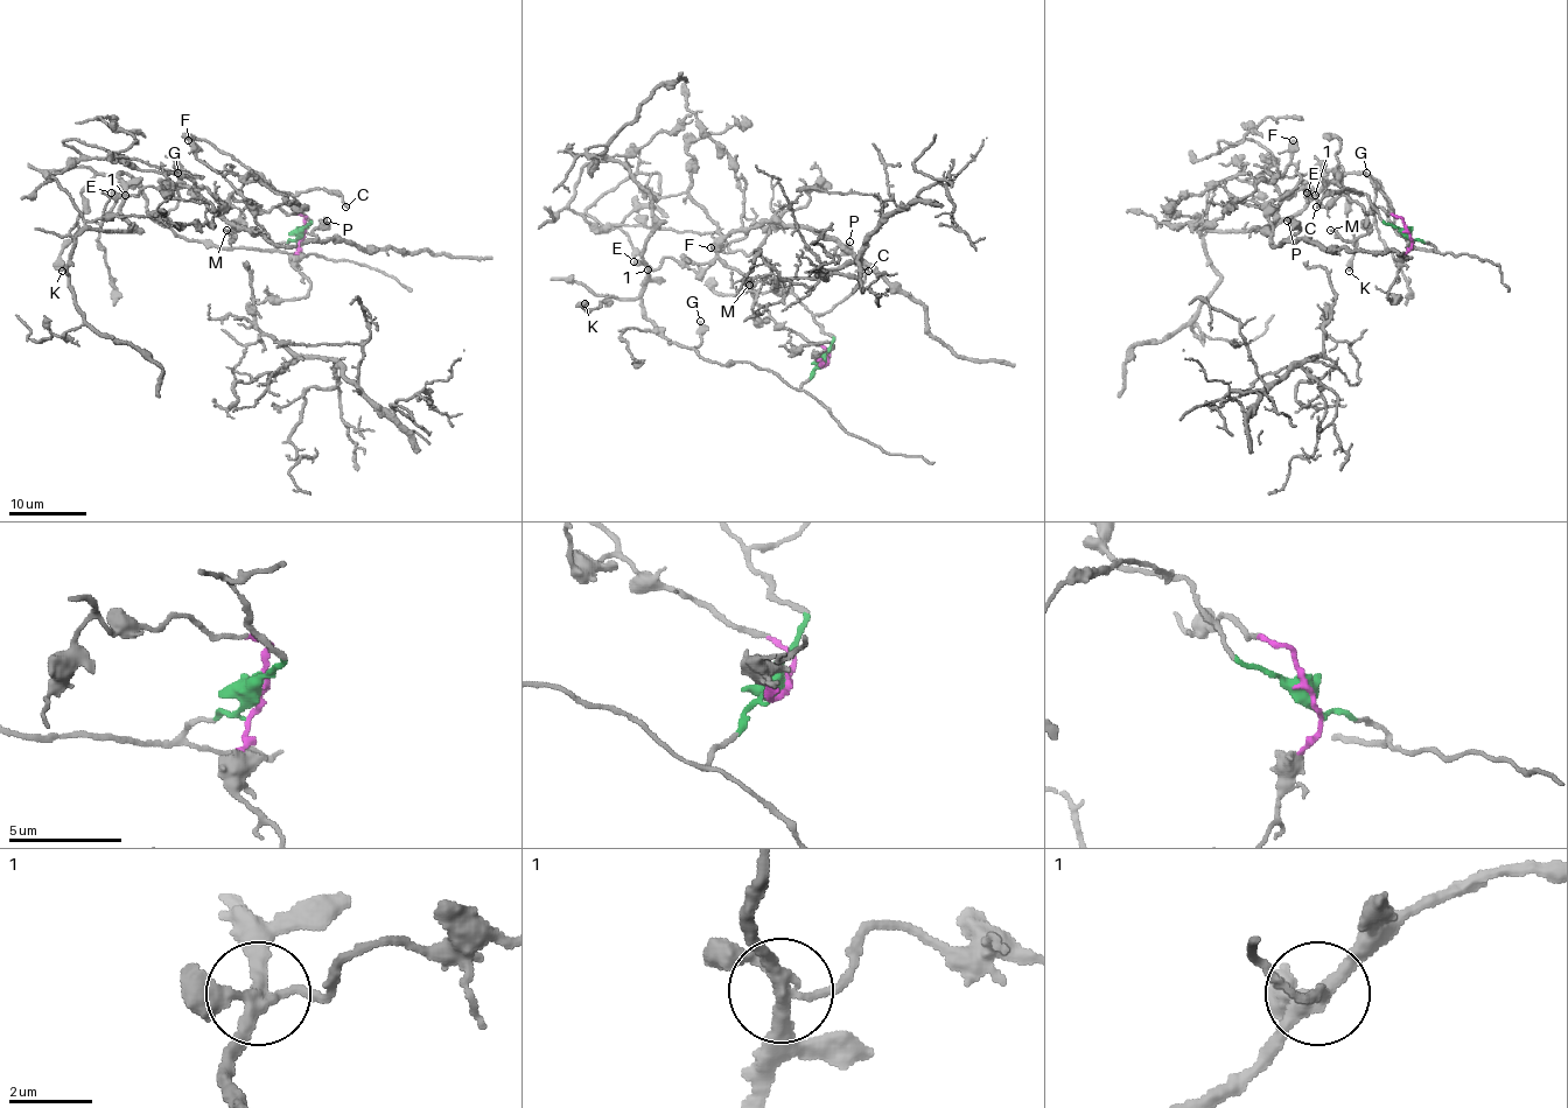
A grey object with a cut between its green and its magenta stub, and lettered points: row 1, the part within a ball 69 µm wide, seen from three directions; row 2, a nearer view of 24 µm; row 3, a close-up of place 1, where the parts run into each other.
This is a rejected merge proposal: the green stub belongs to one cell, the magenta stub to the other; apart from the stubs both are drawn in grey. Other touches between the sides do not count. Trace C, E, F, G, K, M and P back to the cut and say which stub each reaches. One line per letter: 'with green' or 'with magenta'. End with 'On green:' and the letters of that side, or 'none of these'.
C: with green
E: with magenta
F: with magenta
G: with green
K: with green
M: with magenta
P: with magenta
On green: C, G, K

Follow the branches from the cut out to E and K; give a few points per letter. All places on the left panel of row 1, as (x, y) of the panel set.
E: (303, 230), (303, 215), (252, 211), (232, 195), (224, 207), (205, 188), (111, 194)
K: (303, 230), (273, 250), (180, 238), (149, 215), (128, 174), (95, 174), (62, 271)

